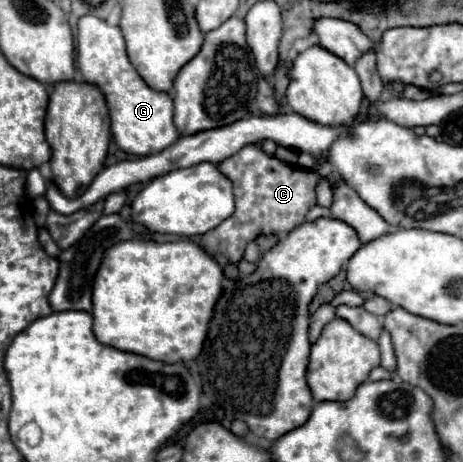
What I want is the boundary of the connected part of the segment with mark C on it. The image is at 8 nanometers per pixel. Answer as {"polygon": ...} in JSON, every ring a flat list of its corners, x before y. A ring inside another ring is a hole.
{"polygon":[[246,145,236,155,218,163,220,171,232,181,236,211,222,221,216,229,202,235,206,253,222,253,232,263,238,263,244,255,246,245,258,233,288,233,304,223,306,213,316,205,314,187,320,179,318,173,286,165,276,157,268,157,260,145]]}

